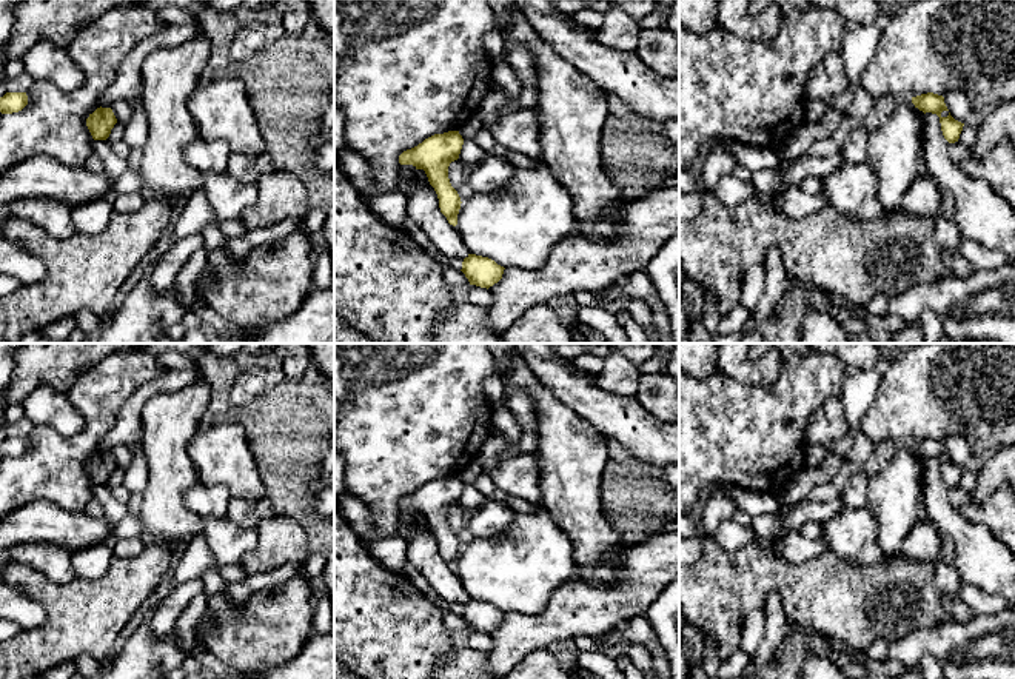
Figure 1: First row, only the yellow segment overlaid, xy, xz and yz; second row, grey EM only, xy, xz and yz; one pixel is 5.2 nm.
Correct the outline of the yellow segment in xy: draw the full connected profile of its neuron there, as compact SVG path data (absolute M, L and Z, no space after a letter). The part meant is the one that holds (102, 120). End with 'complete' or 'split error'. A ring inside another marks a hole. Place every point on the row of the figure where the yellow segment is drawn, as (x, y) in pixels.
M97 108L86 119L86 126L94 140L106 140L111 134L111 129L117 123L117 119L111 108Z; complete

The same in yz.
M927 92L927 94L912 97L912 103L915 105L915 108L923 111L924 114L926 112L936 114L940 117L941 131L943 131L944 139L949 143L958 142L964 123L955 120L950 115L943 95Z; complete

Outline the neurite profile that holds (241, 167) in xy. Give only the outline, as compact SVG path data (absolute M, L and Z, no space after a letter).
M231 152L226 171L239 180L256 182L259 179L254 159L239 152Z

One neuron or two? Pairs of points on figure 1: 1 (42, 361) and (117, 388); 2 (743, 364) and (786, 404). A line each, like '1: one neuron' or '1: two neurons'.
1: two neurons
2: two neurons

